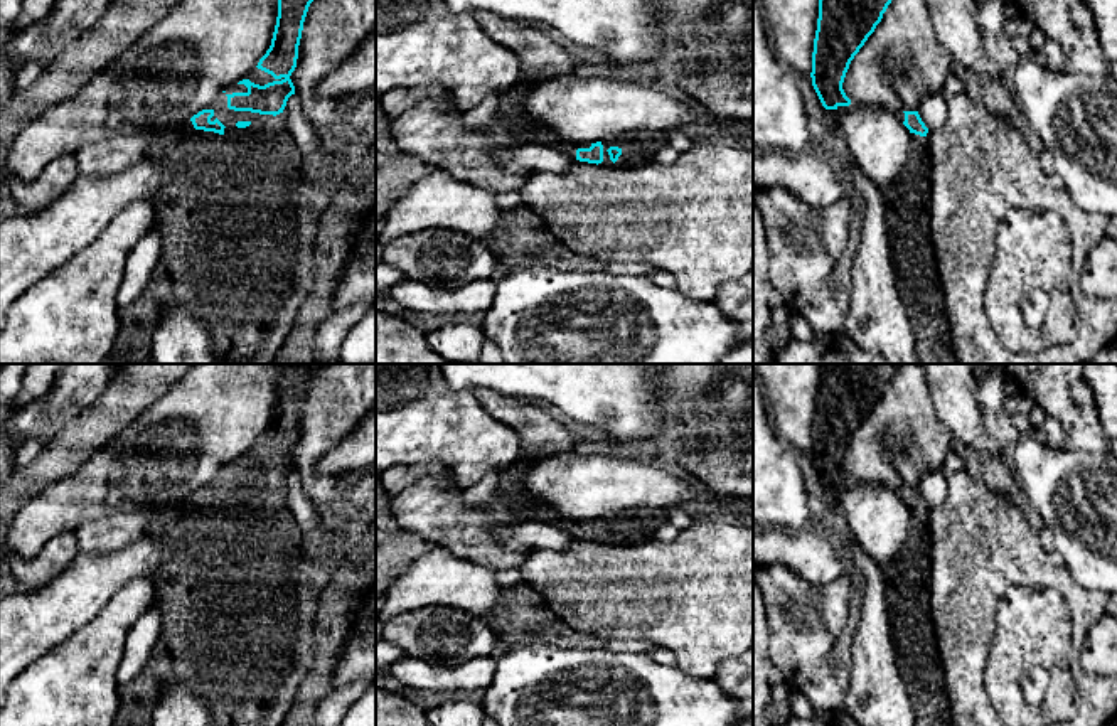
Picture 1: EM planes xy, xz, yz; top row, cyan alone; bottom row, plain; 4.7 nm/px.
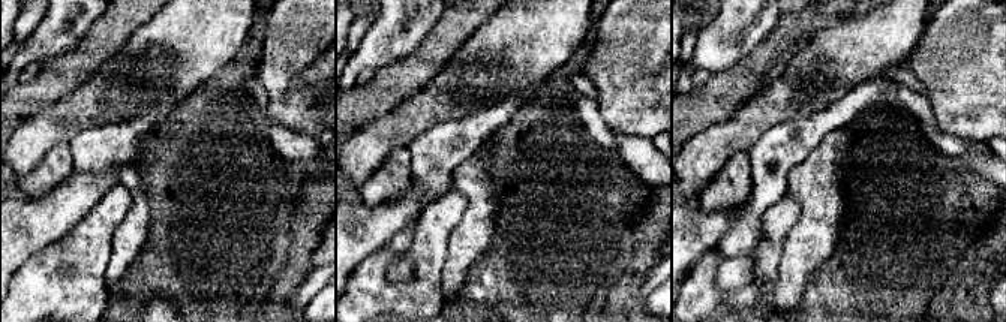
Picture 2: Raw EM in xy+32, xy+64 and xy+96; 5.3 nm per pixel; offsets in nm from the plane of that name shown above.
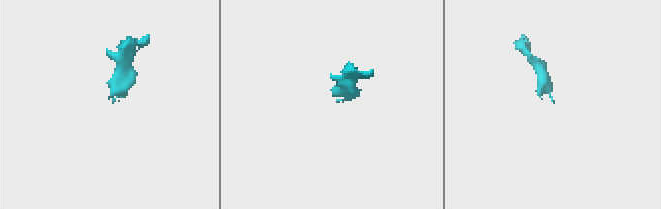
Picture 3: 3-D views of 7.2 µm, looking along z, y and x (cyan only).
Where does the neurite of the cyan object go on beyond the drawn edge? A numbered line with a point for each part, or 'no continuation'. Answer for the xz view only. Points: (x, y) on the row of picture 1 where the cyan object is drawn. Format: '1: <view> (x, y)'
1: xz (639, 149)

